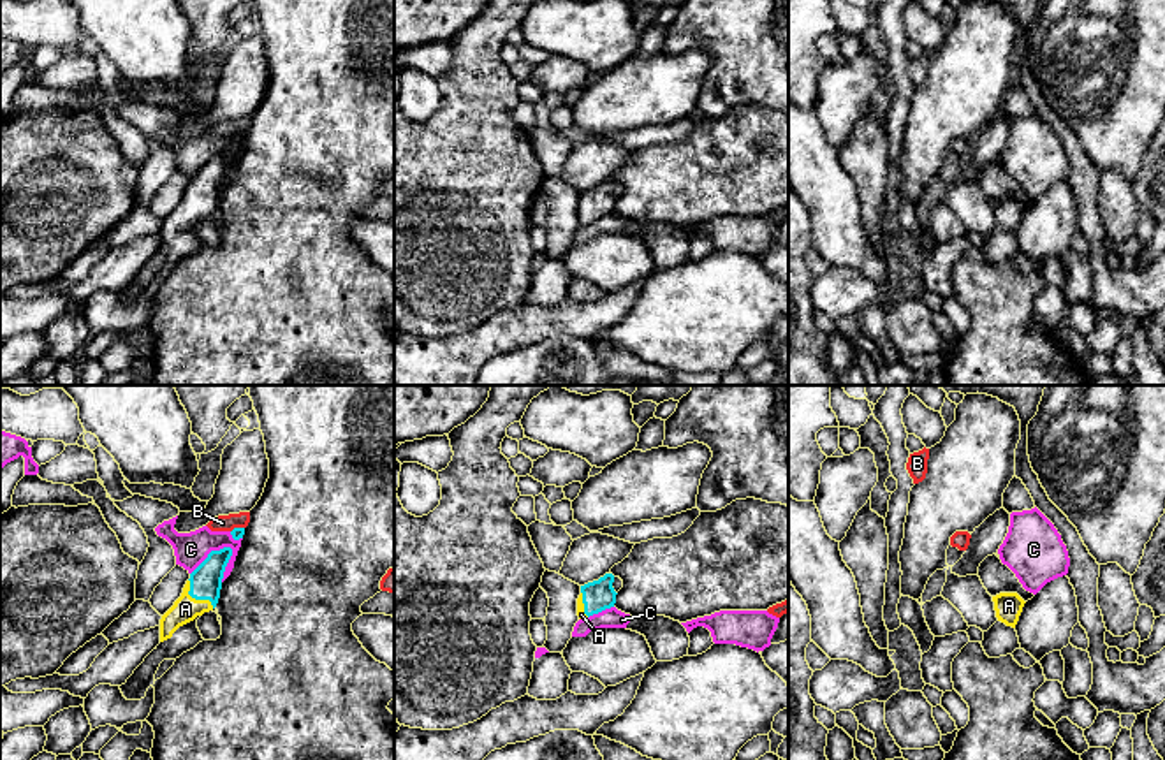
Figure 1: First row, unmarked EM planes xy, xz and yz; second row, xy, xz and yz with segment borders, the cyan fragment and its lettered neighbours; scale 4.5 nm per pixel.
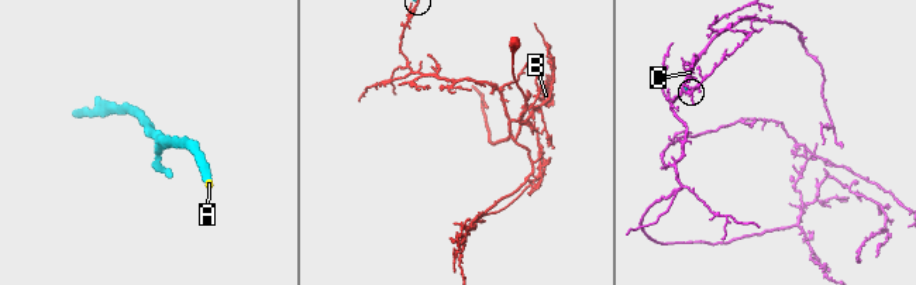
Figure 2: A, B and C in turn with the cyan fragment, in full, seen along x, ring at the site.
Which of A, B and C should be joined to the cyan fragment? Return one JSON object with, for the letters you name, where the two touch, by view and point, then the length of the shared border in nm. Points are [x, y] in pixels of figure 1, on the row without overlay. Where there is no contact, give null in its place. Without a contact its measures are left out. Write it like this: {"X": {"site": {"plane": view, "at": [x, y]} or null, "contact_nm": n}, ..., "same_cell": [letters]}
{"A": {"site": {"plane": "xy", "at": [196, 204]}, "contact_nm": 180}, "same_cell": ["A"]}

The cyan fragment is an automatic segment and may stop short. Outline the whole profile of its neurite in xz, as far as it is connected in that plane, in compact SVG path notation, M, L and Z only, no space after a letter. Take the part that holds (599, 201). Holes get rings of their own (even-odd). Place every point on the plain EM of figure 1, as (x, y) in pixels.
M605 179L598 186L581 192L581 201L577 204L577 222L579 225L598 220L605 215L614 213L616 201L623 194L623 186L612 179Z

